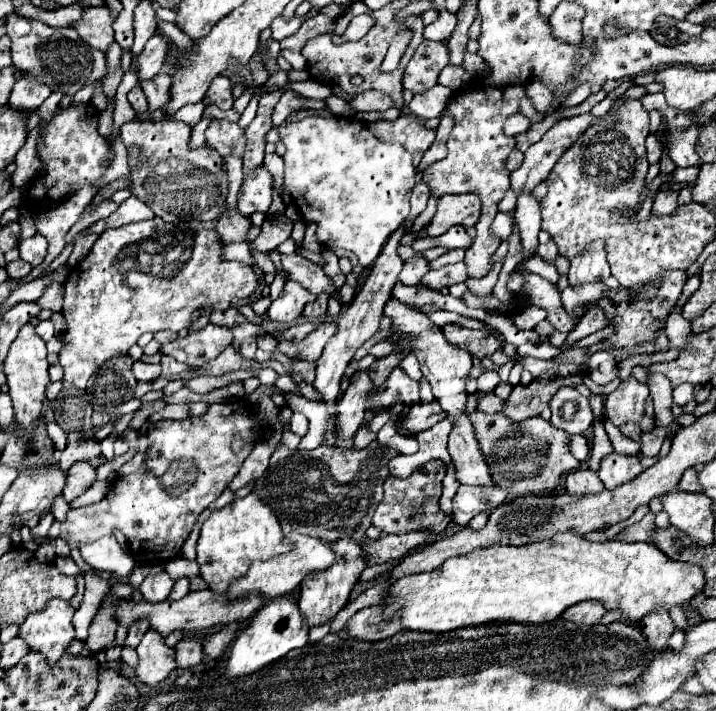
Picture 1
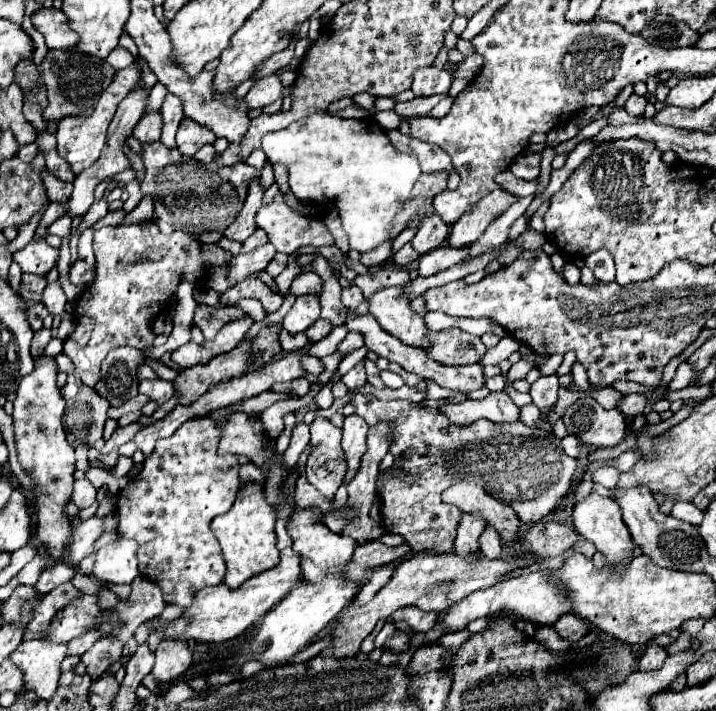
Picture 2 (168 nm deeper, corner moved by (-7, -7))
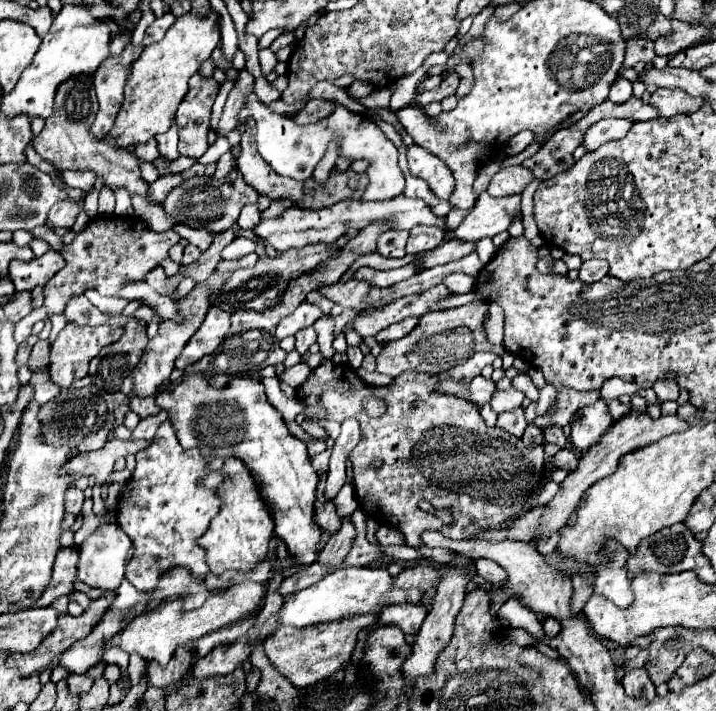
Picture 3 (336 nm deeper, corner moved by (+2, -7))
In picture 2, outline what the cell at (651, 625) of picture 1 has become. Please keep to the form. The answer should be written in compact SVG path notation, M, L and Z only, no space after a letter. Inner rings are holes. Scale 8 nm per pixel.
M652 643L652 645L646 647L646 651L644 651L644 655L642 655L638 667L640 667L640 671L654 671L654 669L660 669L666 657L668 657L666 647L660 647L660 645L654 645L654 643Z

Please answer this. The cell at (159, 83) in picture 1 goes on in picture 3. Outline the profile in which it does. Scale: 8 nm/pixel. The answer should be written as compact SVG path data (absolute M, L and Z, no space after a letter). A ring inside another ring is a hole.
M173 125L165 135L157 135L155 137L159 143L159 153L165 159L177 159L179 151L177 151L177 127Z

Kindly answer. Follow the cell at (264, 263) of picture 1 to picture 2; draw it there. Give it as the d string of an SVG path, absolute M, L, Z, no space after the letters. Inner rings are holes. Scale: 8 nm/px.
M302 271L298 275L298 281L292 281L288 293L292 295L304 295L304 293L312 293L312 295L320 295L322 291L322 281L314 271Z

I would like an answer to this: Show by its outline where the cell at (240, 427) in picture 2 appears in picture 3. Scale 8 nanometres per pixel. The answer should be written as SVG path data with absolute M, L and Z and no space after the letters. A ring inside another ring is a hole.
M195 373L171 391L161 389L155 395L155 403L169 413L181 447L197 447L205 457L223 453L241 459L259 479L261 495L275 519L275 535L287 543L289 553L299 563L311 565L317 561L321 531L313 523L313 503L319 479L307 455L307 445L289 433L281 413L269 405L261 381L235 377L225 387L213 387L209 379Z

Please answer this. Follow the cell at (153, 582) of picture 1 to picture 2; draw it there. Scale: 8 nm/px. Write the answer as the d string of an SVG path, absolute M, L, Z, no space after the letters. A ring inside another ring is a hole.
M140 575L132 583L130 601L126 601L126 603L120 601L114 607L116 617L124 623L124 627L122 629L114 629L110 633L110 637L116 637L122 643L126 643L142 623L158 617L164 611L164 607L166 607L166 603L162 599L160 587Z

